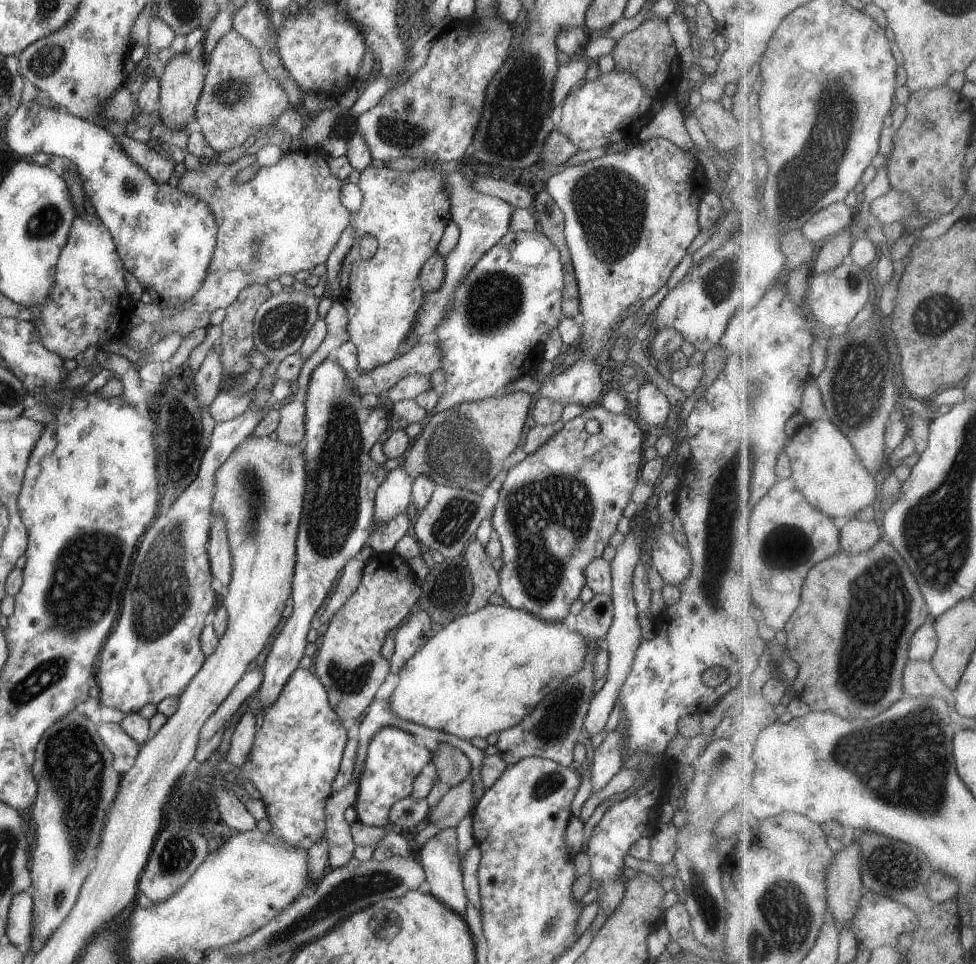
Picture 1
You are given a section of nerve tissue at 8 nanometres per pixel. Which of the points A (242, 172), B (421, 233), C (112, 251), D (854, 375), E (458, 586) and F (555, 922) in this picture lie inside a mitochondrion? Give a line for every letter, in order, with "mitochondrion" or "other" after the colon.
A: other
B: other
C: other
D: mitochondrion
E: other
F: mitochondrion

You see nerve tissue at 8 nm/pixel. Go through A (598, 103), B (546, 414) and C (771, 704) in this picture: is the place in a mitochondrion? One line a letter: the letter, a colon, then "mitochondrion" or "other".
A: other
B: other
C: other

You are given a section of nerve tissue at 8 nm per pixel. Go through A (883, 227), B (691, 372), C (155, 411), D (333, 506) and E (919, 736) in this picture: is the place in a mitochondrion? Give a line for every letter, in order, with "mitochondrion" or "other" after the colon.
A: other
B: other
C: other
D: mitochondrion
E: mitochondrion

